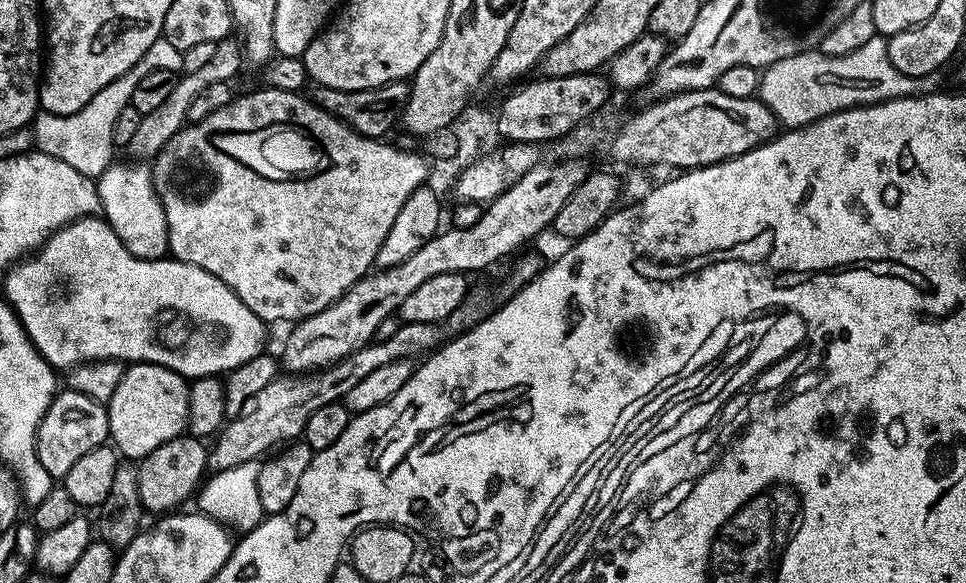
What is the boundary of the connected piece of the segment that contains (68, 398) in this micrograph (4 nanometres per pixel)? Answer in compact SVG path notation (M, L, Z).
M71 390L57 391L52 405L46 410L36 435L36 457L38 462L54 478L63 478L82 458L109 439L108 409L99 400L91 400L86 394Z

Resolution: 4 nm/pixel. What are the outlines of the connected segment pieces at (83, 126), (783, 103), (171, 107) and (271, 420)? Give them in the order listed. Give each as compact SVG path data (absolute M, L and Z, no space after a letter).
M162 38L154 41L150 50L146 50L146 54L142 54L142 58L138 58L134 67L126 70L126 74L114 78L114 82L110 82L110 86L98 90L98 94L94 94L94 98L90 98L90 102L86 102L86 106L82 106L82 110L69 116L50 114L43 110L37 112L35 120L30 125L35 147L54 158L62 158L62 162L74 166L74 170L78 170L78 174L86 174L93 178L100 177L109 164L113 163L114 122L118 122L118 114L122 114L126 105L132 103L134 86L138 86L138 81L146 74L150 74L150 70L165 68L179 73L183 67L184 53L178 50L178 46L170 46L170 42L166 42Z
M877 34L866 42L866 46L858 46L845 56L826 56L819 50L800 52L790 58L782 58L778 62L767 65L760 77L760 90L758 98L776 115L777 121L785 129L805 128L824 116L841 112L847 108L855 108L862 104L880 104L884 100L897 100L907 96L929 96L931 92L941 87L940 72L932 72L928 76L907 76L902 70L897 70L894 62L890 62L888 41Z
M232 38L221 40L216 45L213 57L201 69L184 72L177 79L174 90L166 97L166 102L162 102L162 106L158 106L158 110L150 110L150 114L140 117L138 130L134 134L134 138L130 138L130 142L126 146L127 151L132 151L136 155L133 157L136 158L155 157L156 153L166 146L166 142L170 142L170 138L174 138L174 134L178 134L180 129L184 127L190 105L198 98L198 94L202 94L202 90L206 90L207 87L214 86L214 82L235 81L235 76L240 72L240 64L242 65L241 45Z
M455 312L450 314L448 320L439 324L401 323L400 328L390 338L366 344L338 362L329 364L327 368L310 373L277 376L265 389L254 394L254 397L246 402L240 415L225 423L209 449L209 471L215 474L233 469L242 462L257 461L267 455L272 446L277 447L279 444L299 439L304 433L306 422L316 410L327 404L343 401L344 396L350 394L350 389L358 386L358 382L362 382L362 378L369 376L372 371L378 370L378 366L386 366L386 362L412 360L420 355L423 357L451 340L453 336L460 335L466 328L466 324L460 321L461 318L461 313Z

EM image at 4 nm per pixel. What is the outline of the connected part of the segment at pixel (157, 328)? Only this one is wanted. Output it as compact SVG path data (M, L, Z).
M99 215L85 216L83 220L75 220L73 224L67 224L65 228L58 229L35 252L13 264L8 269L7 276L3 277L2 284L4 284L3 299L7 300L10 307L16 311L16 316L22 322L30 342L40 351L42 358L46 358L46 362L57 370L71 370L82 364L91 364L93 360L114 360L117 362L161 364L185 378L220 376L250 362L250 358L259 356L265 351L265 321L260 320L258 314L254 314L254 310L250 310L250 306L246 306L246 302L242 302L242 298L238 298L238 294L234 294L234 290L230 286L223 284L214 274L175 258L163 260L134 258L130 254L130 250L126 250L126 246L122 244L122 238L118 238L118 234L114 234L114 230L107 220Z

